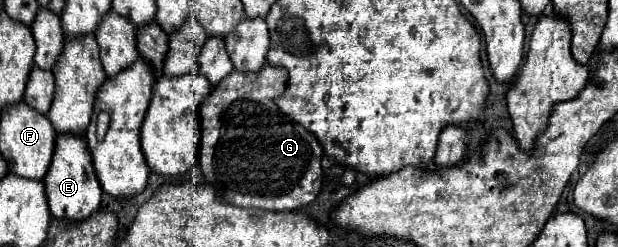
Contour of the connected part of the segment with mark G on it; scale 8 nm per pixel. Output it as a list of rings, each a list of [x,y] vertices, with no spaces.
[[[268,63],[260,73],[236,73],[234,69],[212,87],[208,101],[200,105],[200,165],[206,181],[214,185],[226,201],[232,201],[232,205],[294,211],[312,203],[320,193],[320,143],[274,103],[274,99],[284,93],[286,77],[286,69]]]

